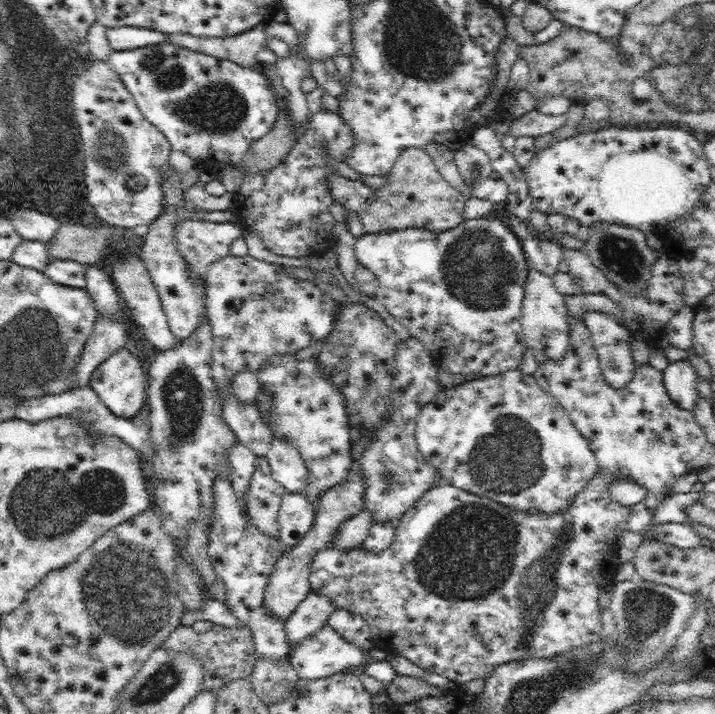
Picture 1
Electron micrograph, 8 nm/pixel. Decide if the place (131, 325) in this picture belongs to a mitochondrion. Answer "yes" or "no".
no

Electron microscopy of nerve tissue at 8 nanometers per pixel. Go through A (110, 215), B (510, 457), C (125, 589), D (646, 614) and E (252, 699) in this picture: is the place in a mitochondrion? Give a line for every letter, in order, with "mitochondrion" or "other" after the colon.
A: other
B: mitochondrion
C: mitochondrion
D: mitochondrion
E: other

